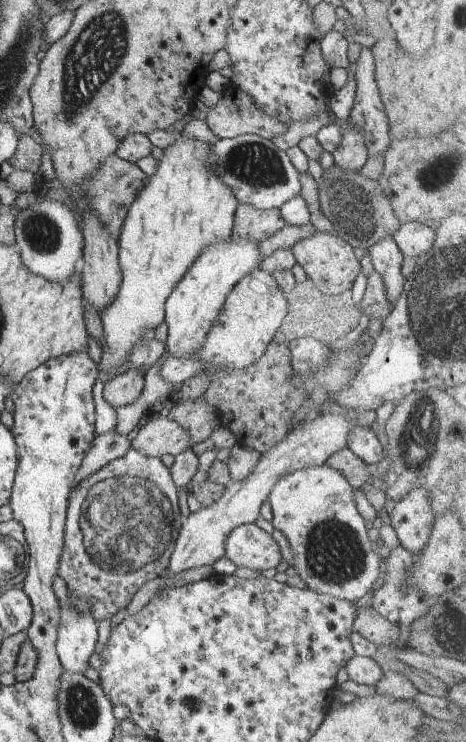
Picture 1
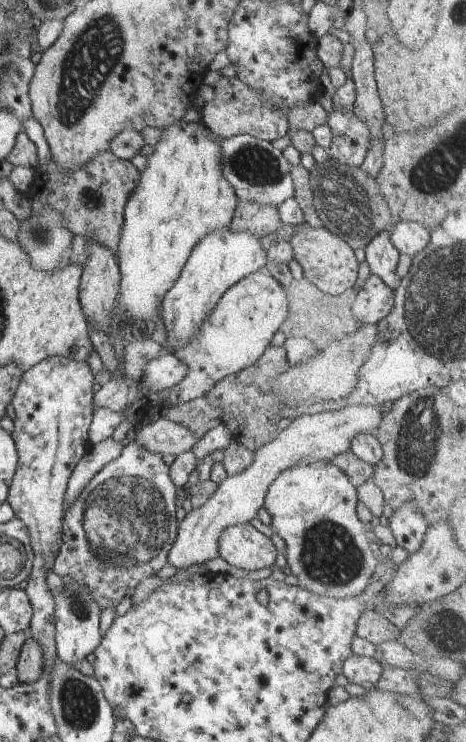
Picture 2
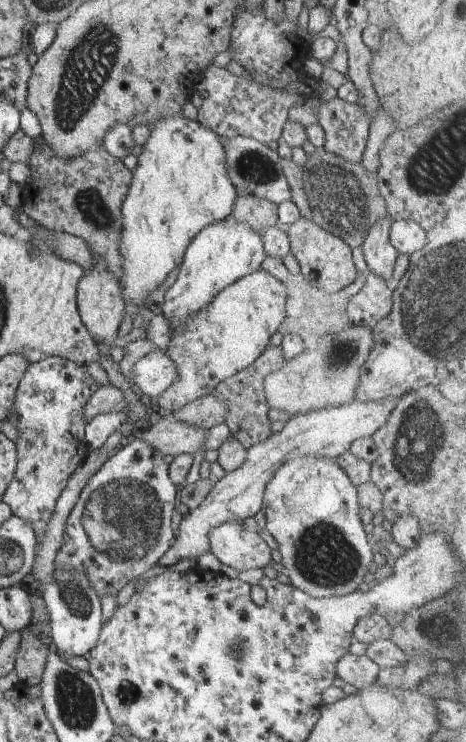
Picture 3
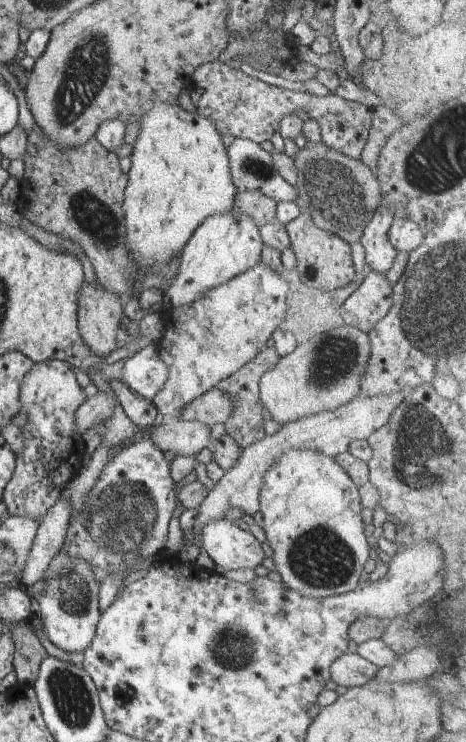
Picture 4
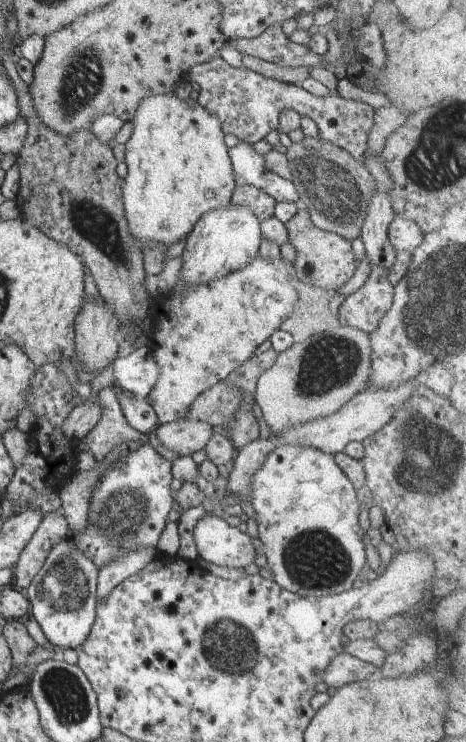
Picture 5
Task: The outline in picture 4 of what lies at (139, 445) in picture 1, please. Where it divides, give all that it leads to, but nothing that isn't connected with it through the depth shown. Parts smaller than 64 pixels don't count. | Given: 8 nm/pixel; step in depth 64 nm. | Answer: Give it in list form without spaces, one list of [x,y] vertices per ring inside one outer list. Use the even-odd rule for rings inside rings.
[[[167,420],[145,434],[162,452],[194,457],[208,447],[211,427],[198,421]]]

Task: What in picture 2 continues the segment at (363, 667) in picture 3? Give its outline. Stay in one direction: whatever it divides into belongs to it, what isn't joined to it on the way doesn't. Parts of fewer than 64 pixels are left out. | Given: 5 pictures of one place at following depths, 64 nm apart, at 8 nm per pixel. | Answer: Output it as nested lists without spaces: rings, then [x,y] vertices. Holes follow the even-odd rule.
[[[351,654],[342,665],[342,674],[349,683],[374,689],[377,686],[384,667],[373,657]]]

